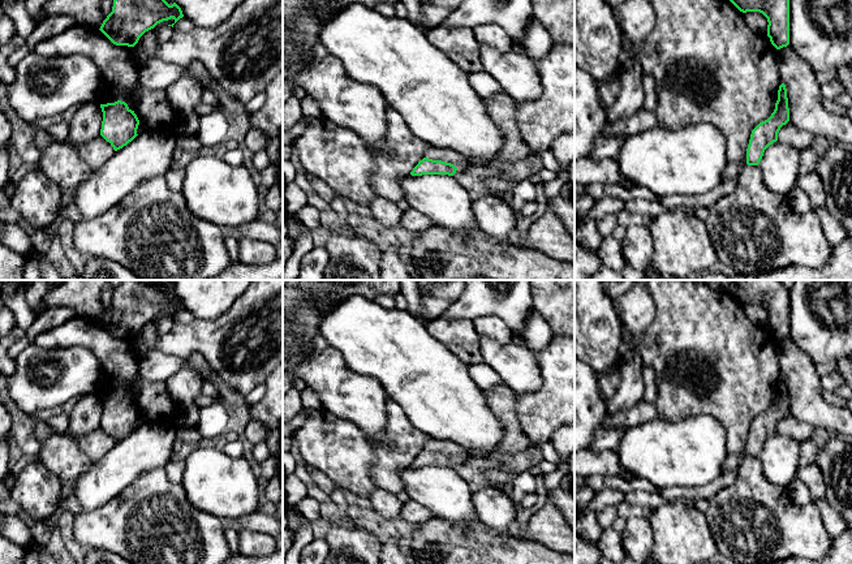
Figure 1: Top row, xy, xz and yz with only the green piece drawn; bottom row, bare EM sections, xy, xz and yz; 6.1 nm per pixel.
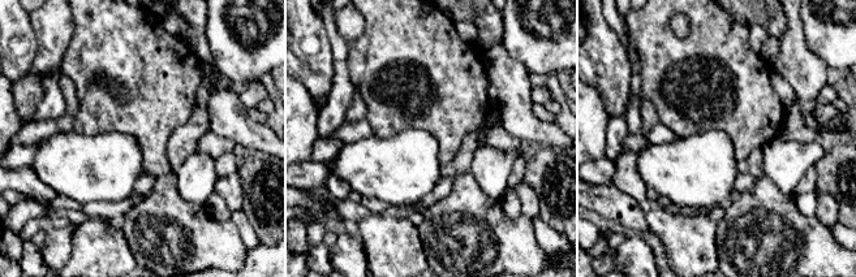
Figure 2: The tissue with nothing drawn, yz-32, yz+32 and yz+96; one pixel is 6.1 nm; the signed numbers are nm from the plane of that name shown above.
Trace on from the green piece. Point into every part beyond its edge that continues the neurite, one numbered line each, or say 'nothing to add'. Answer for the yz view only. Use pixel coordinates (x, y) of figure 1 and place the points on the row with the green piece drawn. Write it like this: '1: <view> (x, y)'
nothing to add

